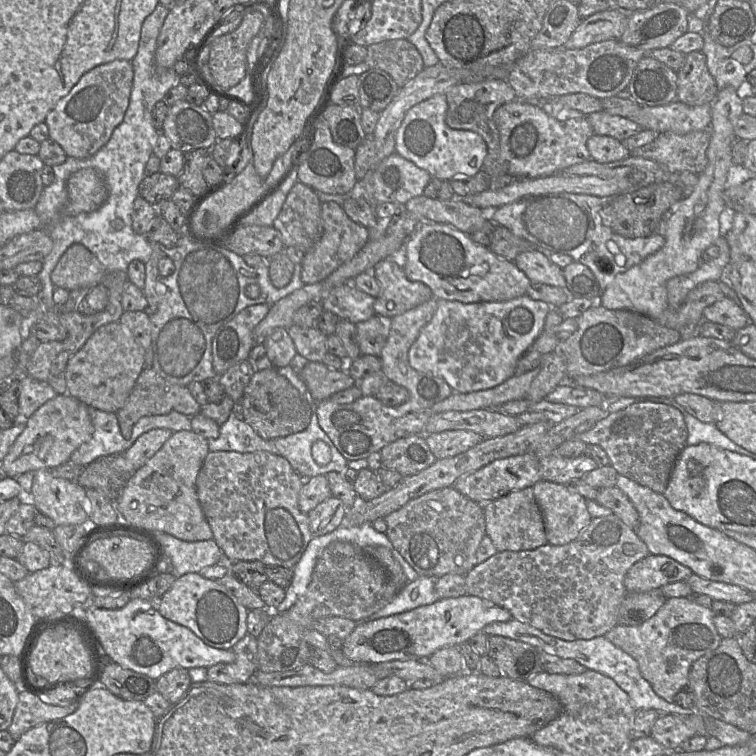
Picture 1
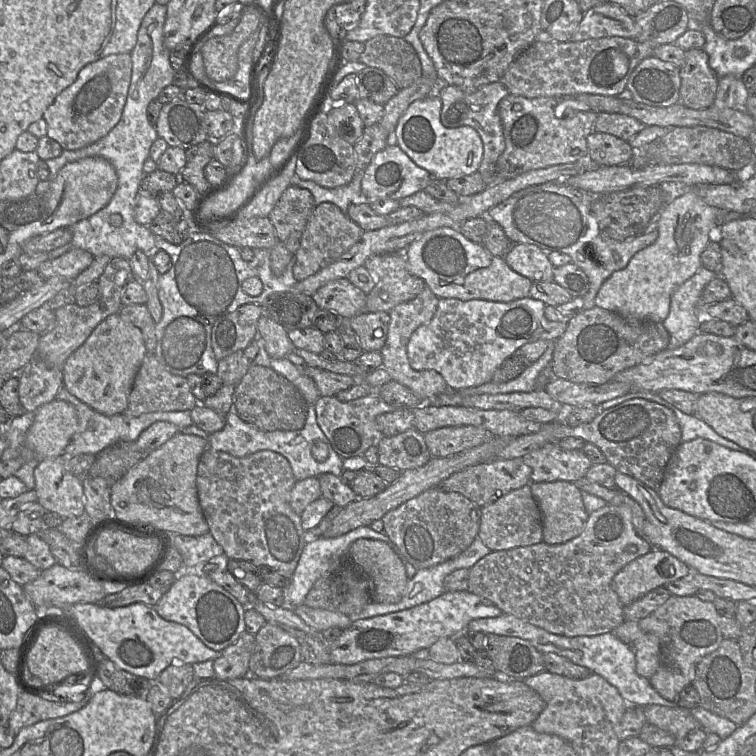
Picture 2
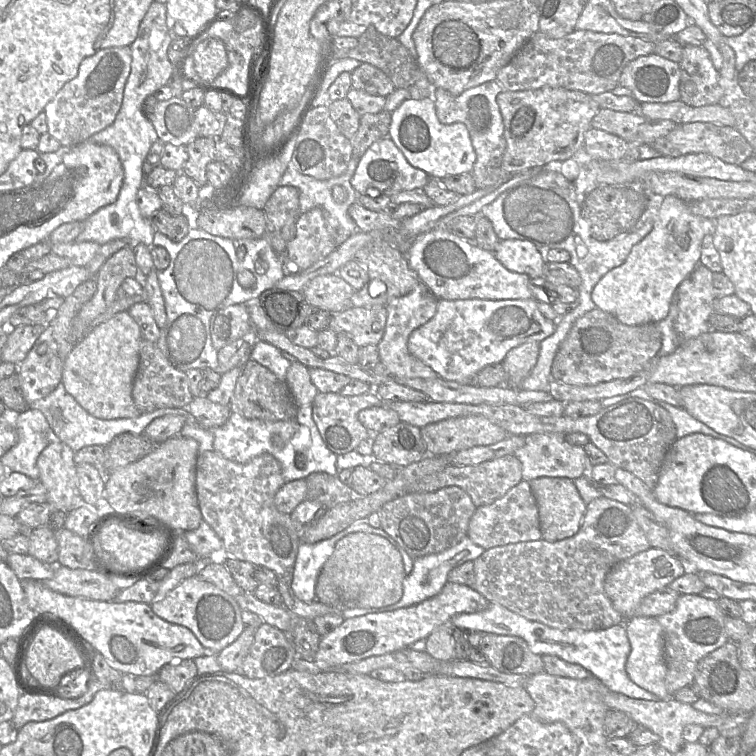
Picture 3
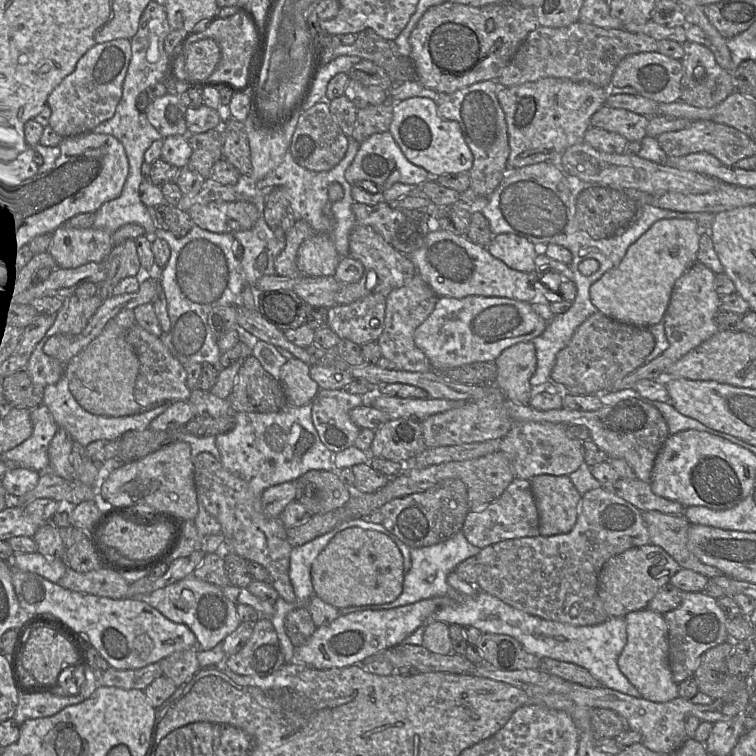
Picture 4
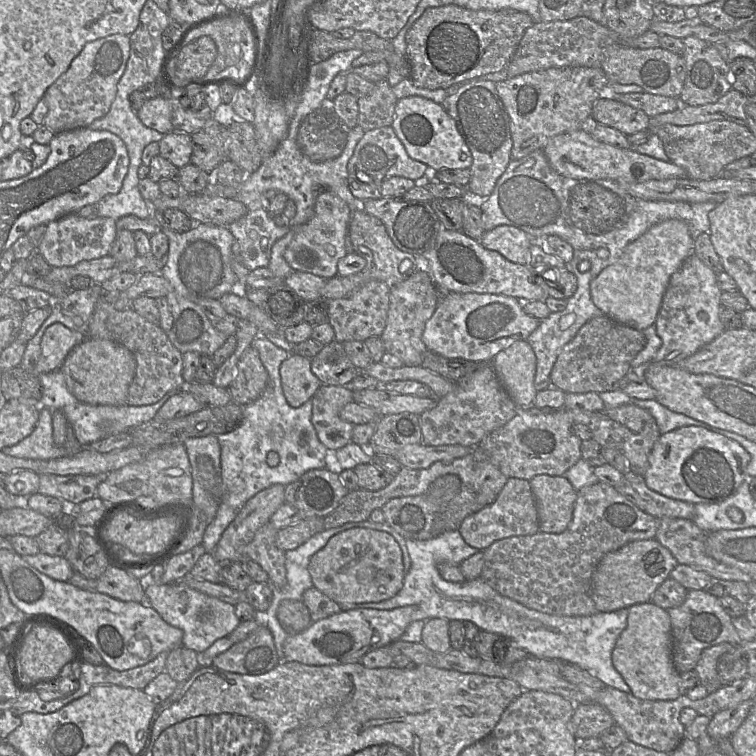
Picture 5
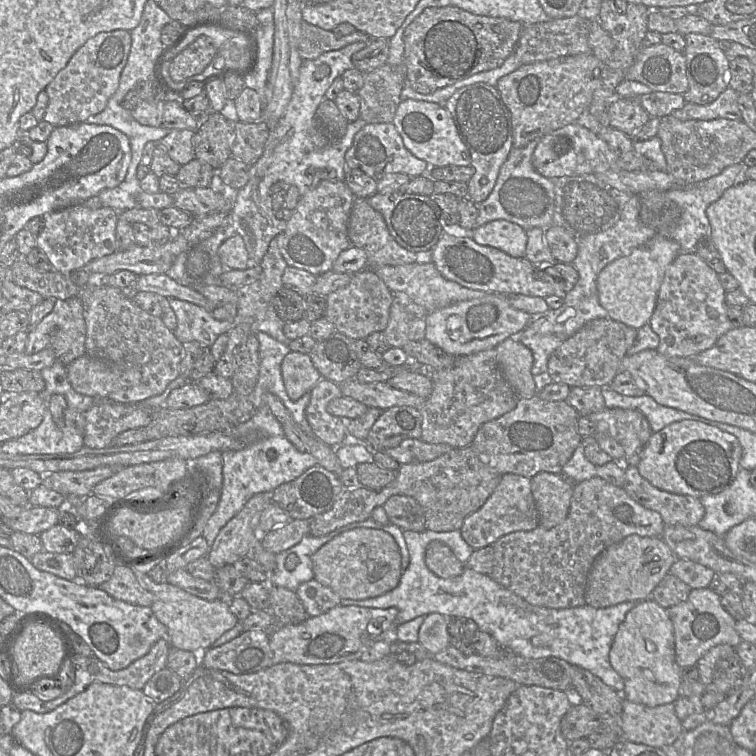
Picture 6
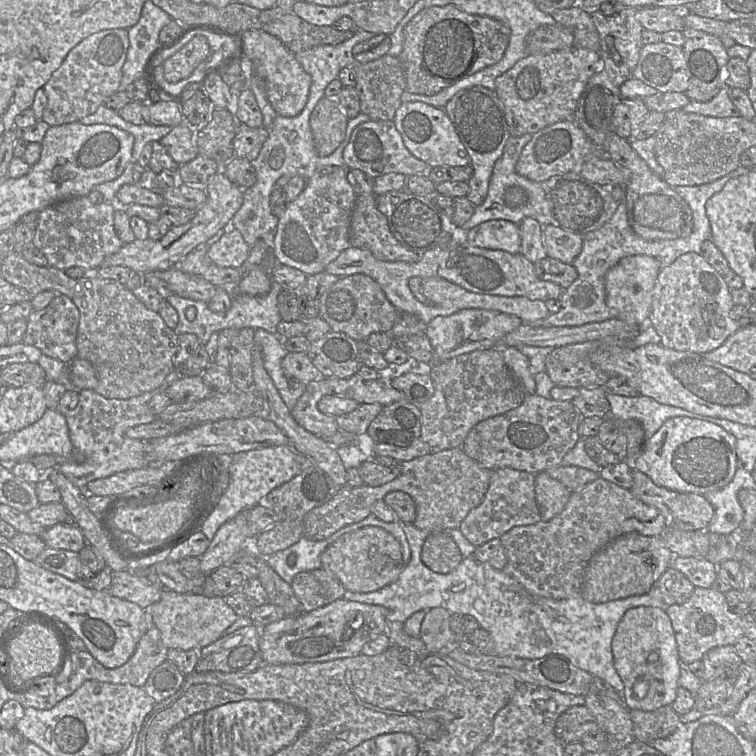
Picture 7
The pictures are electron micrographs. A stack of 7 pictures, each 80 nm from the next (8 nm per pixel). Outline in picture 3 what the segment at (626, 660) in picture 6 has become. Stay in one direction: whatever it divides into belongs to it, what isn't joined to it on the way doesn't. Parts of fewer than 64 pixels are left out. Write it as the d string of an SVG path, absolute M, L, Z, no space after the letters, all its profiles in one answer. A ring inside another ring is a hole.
M632 616L625 619L630 652L625 664L629 678L639 687L656 695L660 700L671 698L665 684L667 667L664 661L664 632L656 617Z

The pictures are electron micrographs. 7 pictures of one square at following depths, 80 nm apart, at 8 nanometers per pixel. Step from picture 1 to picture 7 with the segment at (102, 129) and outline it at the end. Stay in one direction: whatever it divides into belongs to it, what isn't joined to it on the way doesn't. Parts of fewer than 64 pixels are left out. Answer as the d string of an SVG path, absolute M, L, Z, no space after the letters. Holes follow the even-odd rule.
M128 29L102 30L79 42L43 86L47 105L42 120L49 126L79 122L104 105L106 99L119 89L128 48Z

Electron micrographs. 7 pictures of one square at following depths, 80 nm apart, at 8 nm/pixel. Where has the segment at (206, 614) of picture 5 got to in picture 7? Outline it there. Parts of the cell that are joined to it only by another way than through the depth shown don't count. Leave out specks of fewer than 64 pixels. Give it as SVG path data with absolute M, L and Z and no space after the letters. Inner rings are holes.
M165 588L160 600L145 610L149 611L153 624L159 630L163 644L168 649L179 650L201 650L222 637L223 632L238 618L223 597L205 596L201 592L177 593Z

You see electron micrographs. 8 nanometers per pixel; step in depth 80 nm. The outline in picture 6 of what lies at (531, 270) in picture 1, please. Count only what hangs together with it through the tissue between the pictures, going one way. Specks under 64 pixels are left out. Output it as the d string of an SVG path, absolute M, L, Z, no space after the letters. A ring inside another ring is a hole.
M495 220L471 231L471 238L481 246L498 249L513 258L525 256L526 231L507 220Z

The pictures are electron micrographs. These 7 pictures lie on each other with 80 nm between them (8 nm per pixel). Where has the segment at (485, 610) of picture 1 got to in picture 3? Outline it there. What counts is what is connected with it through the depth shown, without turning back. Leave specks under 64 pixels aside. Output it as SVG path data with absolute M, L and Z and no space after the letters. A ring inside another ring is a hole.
M447 581L438 594L415 605L345 618L333 631L321 636L313 661L322 670L331 670L338 665L408 648L415 641L426 639L437 627L449 626L454 615L480 612L488 604L487 599L472 587Z

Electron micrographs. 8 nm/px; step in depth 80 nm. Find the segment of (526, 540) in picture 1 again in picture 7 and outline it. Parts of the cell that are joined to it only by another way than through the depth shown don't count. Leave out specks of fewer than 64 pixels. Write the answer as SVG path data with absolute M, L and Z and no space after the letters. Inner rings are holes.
M510 467L492 470L482 502L469 511L458 528L463 536L477 548L489 540L500 538L513 527L539 522L541 518L535 495L535 475Z

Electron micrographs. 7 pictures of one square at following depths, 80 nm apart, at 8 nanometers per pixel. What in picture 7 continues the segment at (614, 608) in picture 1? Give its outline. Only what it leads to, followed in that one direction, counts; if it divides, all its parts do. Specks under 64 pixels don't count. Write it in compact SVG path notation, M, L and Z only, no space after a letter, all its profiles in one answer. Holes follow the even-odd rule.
M599 477L571 492L564 509L554 518L548 521L540 520L531 525L516 526L503 534L500 540L505 550L507 562L502 570L534 595L554 600L565 599L579 594L584 572L590 559L609 542L630 532L658 538L665 528L666 522L659 509L640 501L629 489Z

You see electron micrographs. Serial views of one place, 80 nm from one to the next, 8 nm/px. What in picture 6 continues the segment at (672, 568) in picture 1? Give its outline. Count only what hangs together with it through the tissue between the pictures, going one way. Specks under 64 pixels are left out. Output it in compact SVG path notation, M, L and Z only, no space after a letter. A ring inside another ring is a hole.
M629 535L607 547L594 561L588 574L585 602L594 608L606 608L622 602L651 599L654 588L669 573L676 559L661 537Z

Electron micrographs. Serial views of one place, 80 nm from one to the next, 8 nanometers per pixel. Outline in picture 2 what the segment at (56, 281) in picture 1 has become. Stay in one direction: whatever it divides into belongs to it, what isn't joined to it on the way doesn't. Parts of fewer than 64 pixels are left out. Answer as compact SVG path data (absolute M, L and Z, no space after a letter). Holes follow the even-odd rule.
M71 248L66 253L55 259L44 261L37 271L46 280L52 277L75 279L81 272L88 268L94 256L81 248Z

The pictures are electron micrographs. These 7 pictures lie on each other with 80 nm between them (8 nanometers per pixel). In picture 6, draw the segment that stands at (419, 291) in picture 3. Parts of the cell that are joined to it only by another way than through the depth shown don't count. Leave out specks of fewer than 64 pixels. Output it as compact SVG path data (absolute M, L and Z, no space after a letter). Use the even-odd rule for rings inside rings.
M395 293L390 316L383 331L390 347L403 348L407 343L425 338L428 311L404 293Z

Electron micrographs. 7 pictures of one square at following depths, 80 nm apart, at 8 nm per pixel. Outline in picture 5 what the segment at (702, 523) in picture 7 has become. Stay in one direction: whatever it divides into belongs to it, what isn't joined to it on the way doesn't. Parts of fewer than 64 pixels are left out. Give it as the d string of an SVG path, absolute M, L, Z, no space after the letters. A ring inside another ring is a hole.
M627 470L613 487L639 509L657 519L691 520L694 515L695 504L669 498L649 489L644 477L631 470Z

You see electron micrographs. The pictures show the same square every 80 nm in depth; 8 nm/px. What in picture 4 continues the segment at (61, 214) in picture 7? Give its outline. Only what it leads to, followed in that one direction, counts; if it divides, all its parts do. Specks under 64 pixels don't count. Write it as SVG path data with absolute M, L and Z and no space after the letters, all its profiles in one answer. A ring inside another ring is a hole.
M64 225L50 235L48 253L59 268L77 268L90 262L103 262L112 249L112 234L90 228Z

